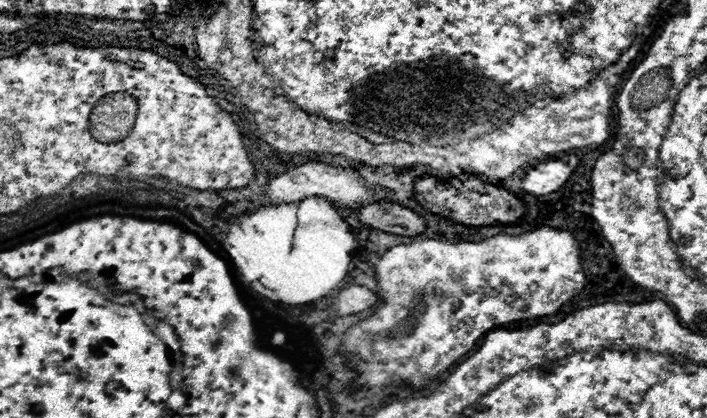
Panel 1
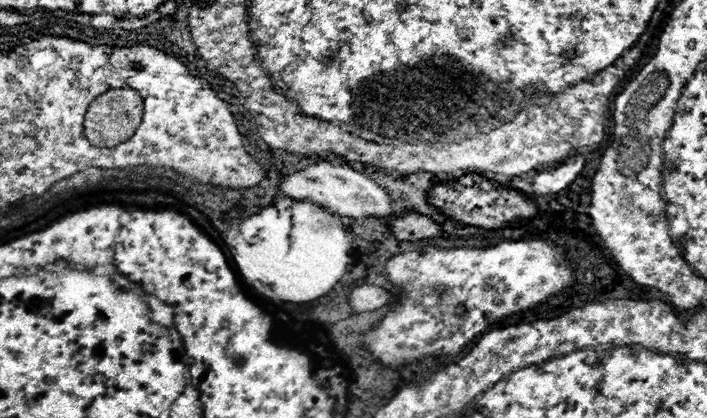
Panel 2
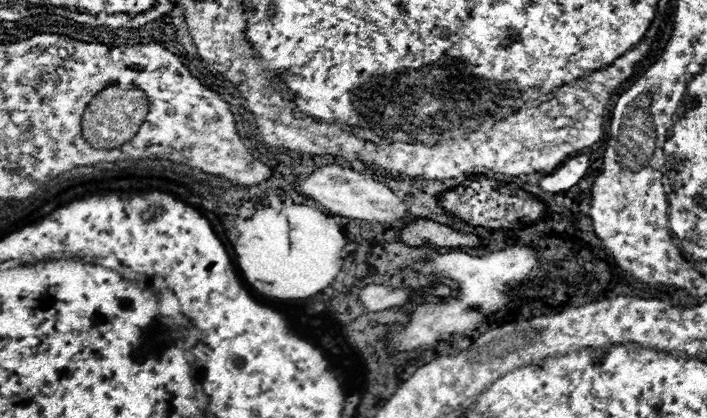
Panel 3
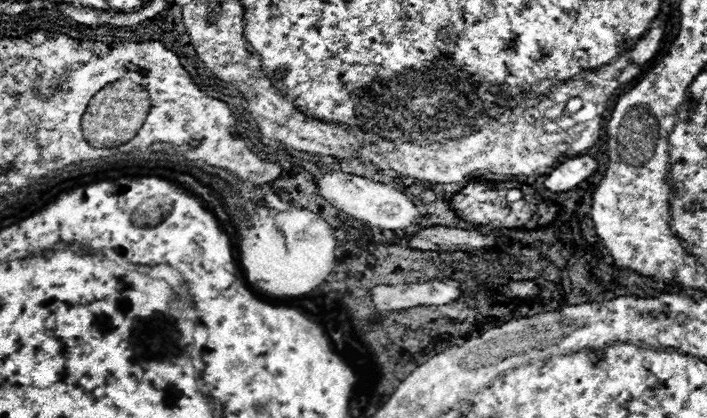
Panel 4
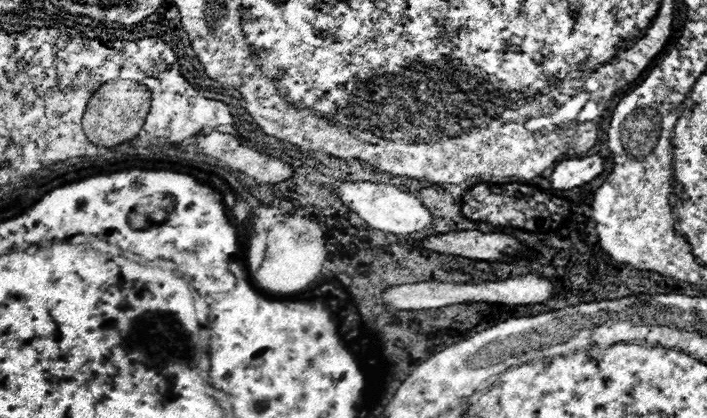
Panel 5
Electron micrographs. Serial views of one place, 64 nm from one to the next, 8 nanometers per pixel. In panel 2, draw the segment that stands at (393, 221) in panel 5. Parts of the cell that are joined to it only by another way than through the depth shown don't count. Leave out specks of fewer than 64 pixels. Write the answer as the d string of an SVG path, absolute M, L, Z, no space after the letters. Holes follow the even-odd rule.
M318 162L318 164L304 168L304 170L294 172L292 176L282 178L282 182L278 184L278 192L286 198L292 198L292 200L312 200L338 216L386 218L386 216L396 214L394 206L390 204L388 194L378 184L374 184L362 172L352 170L350 166L336 166L330 162Z

